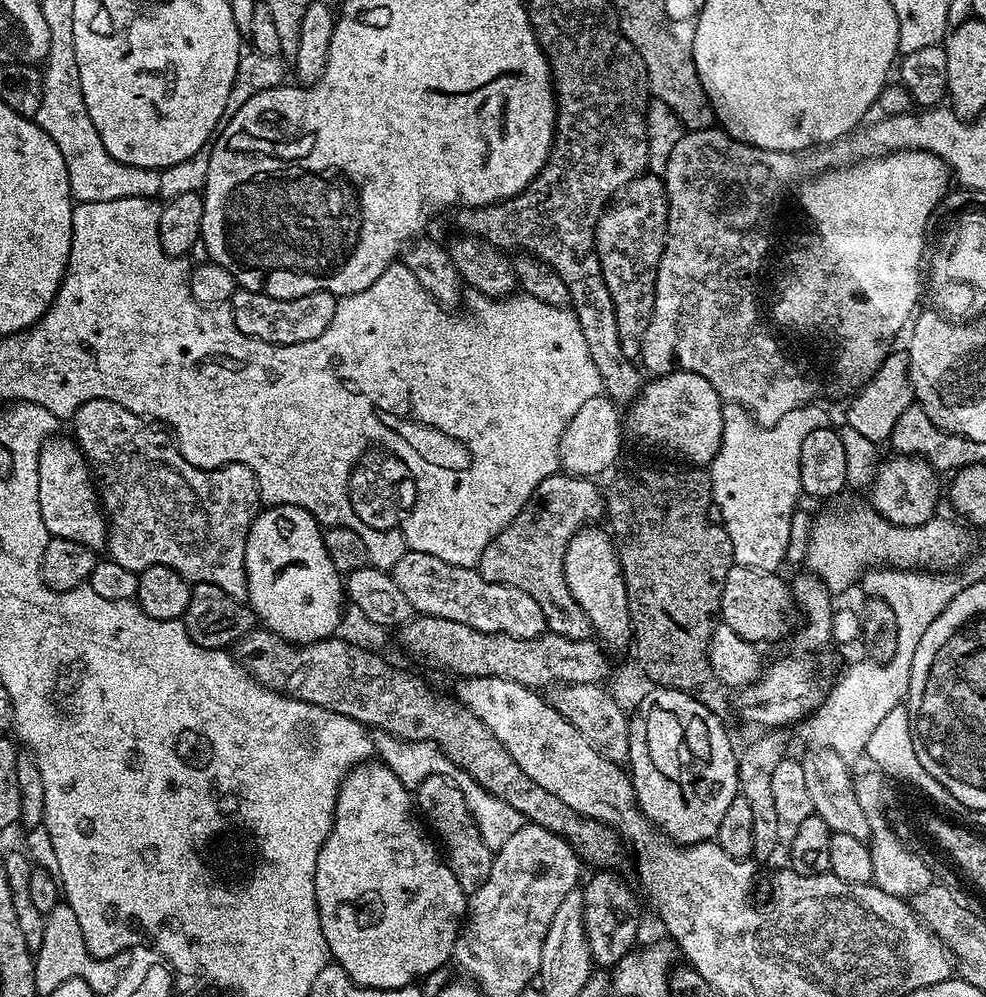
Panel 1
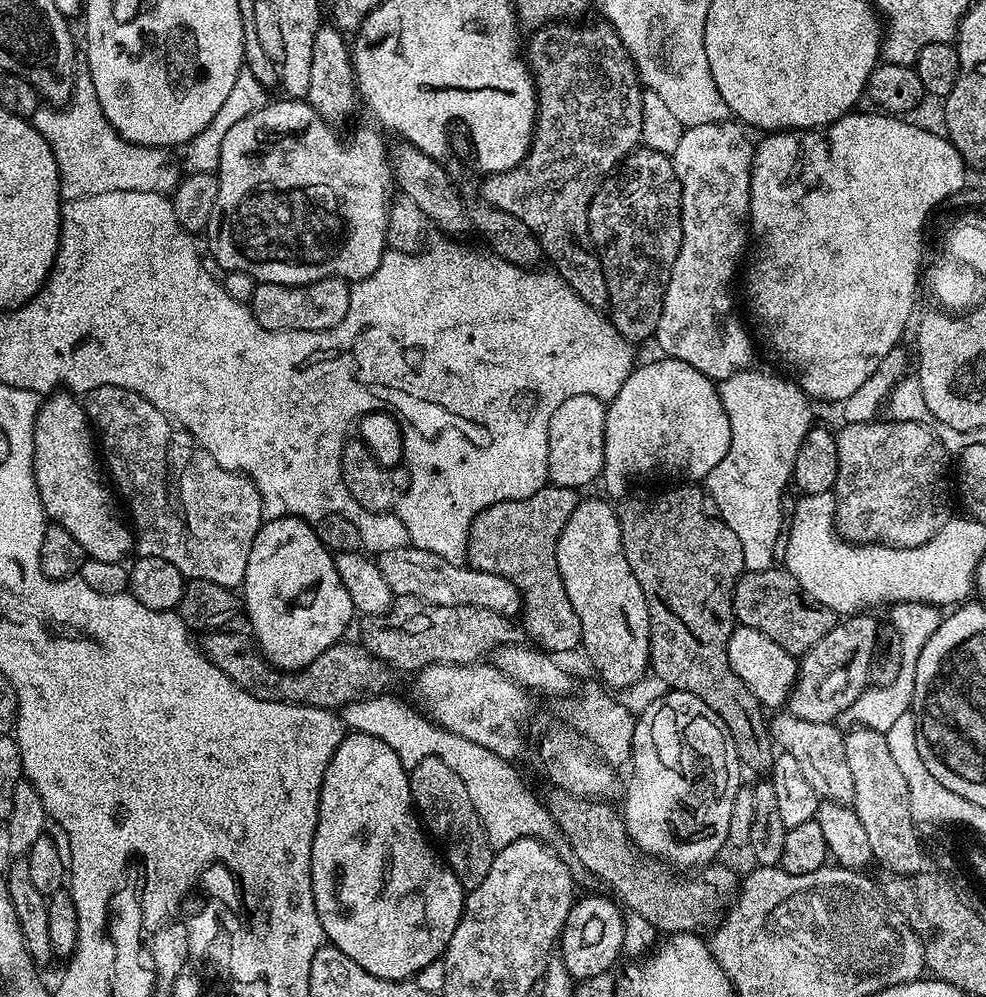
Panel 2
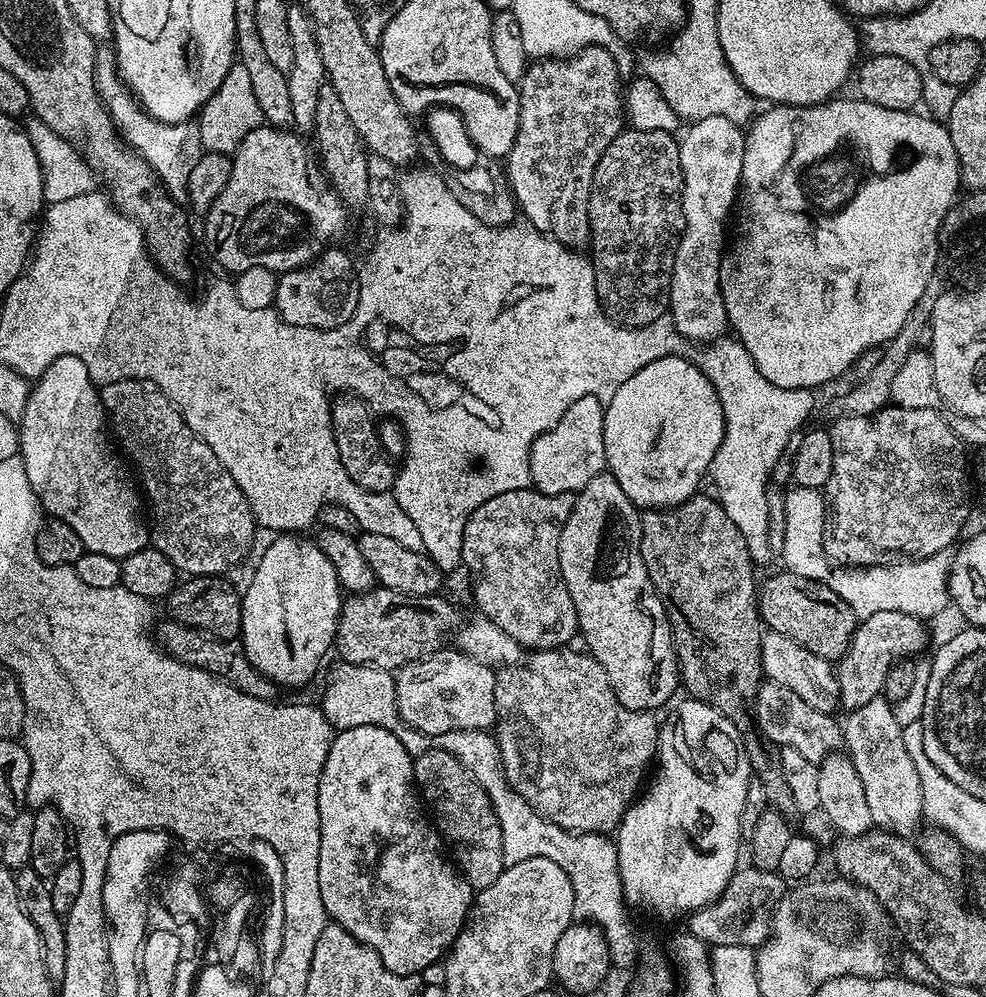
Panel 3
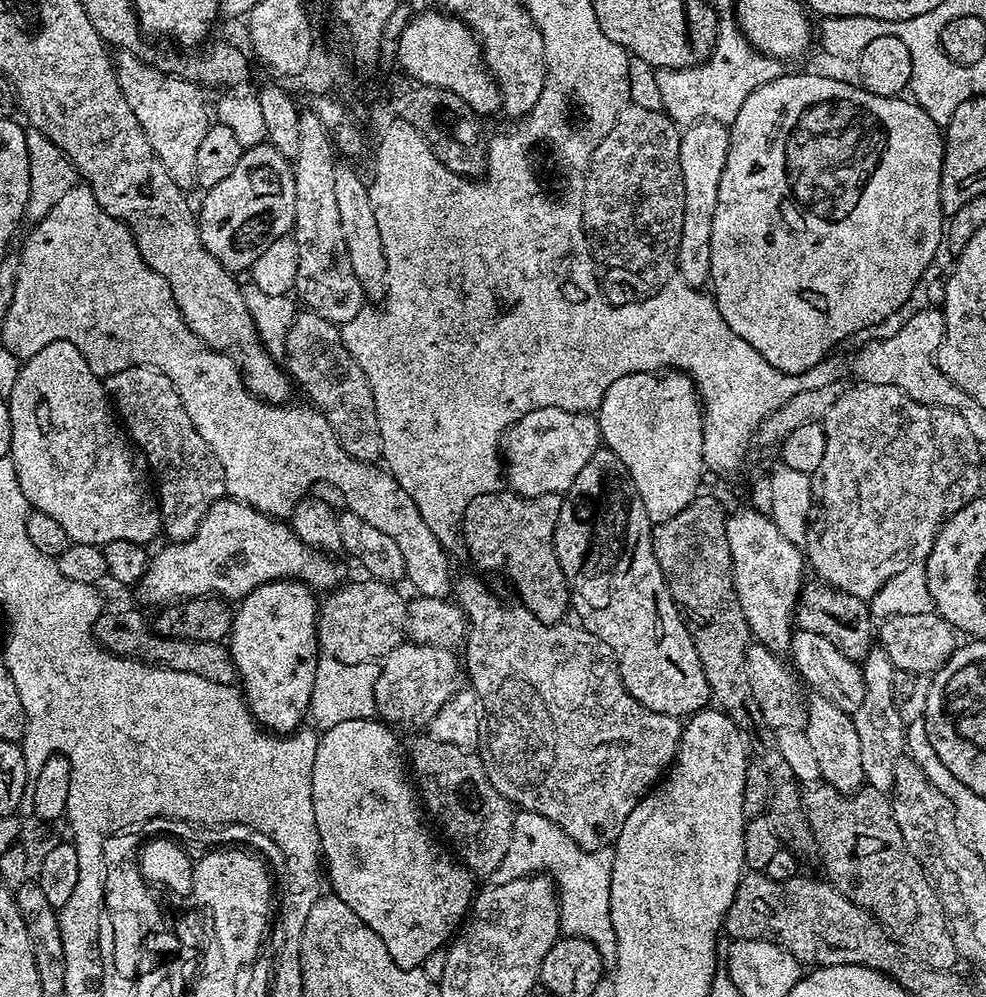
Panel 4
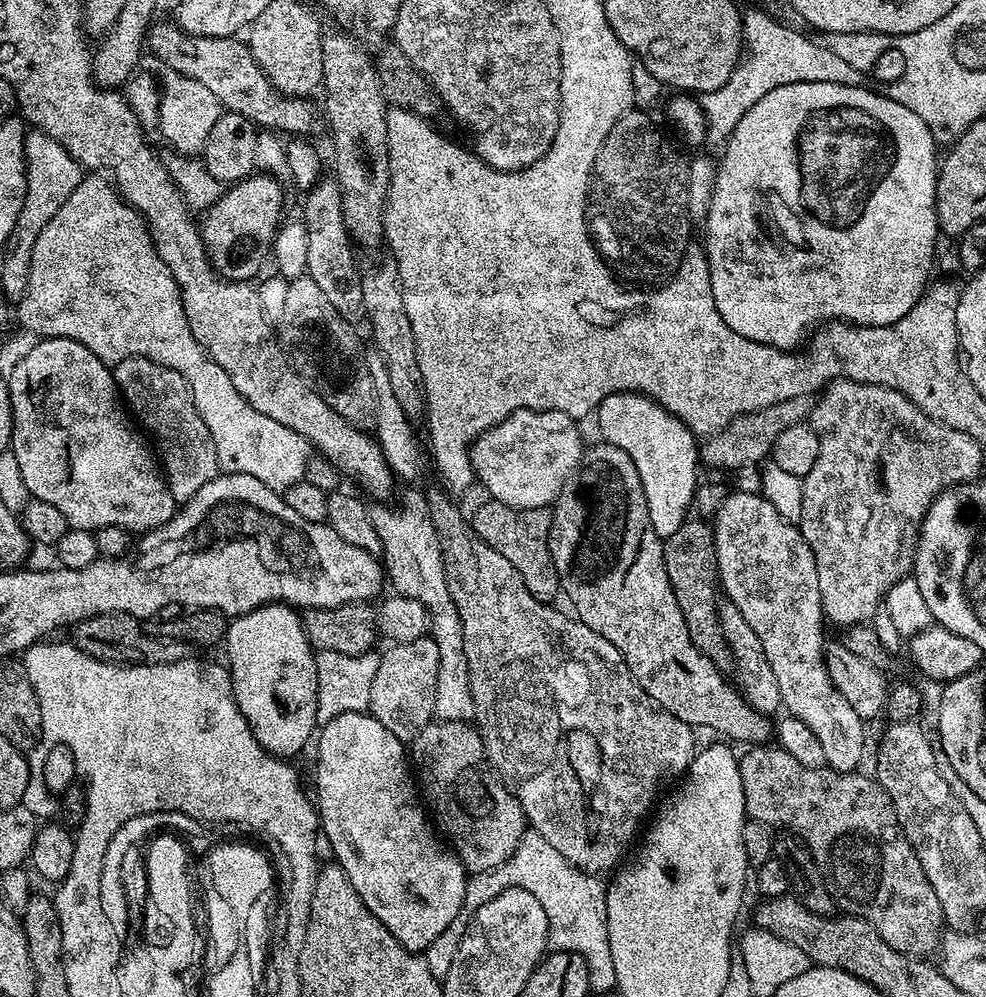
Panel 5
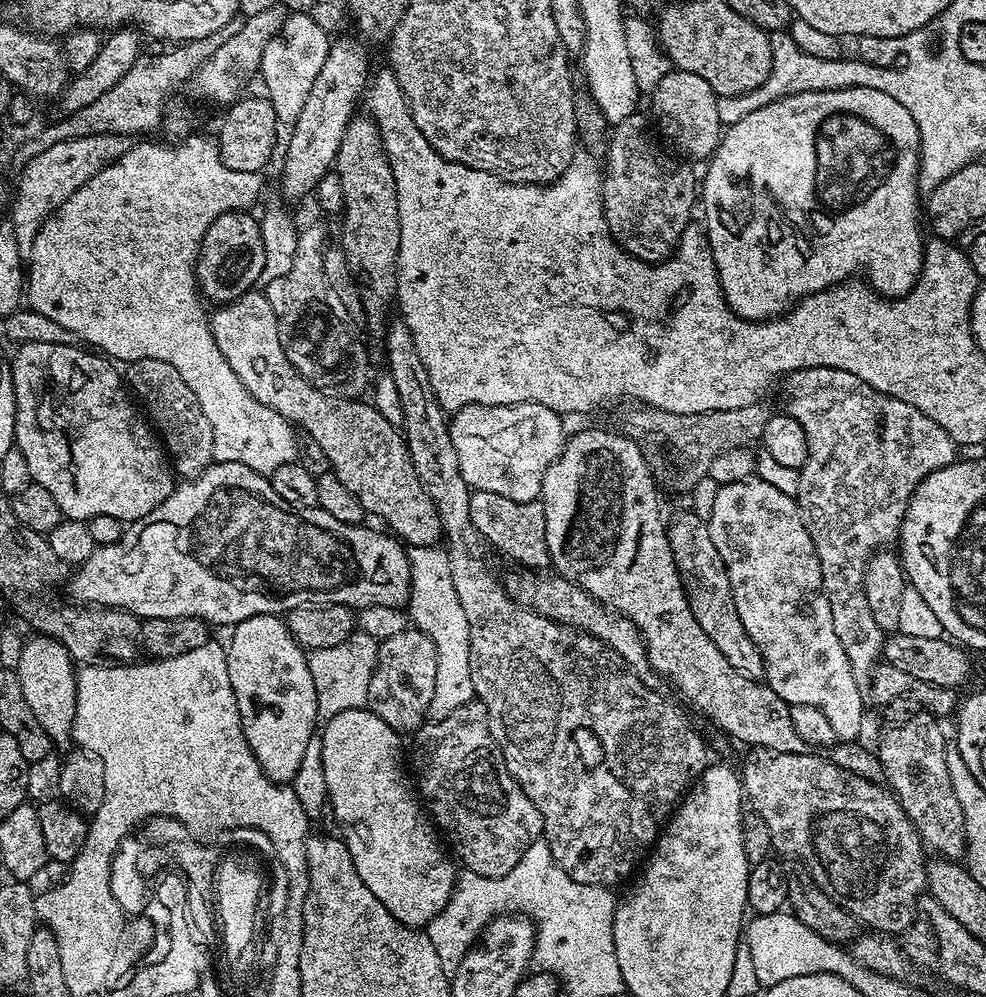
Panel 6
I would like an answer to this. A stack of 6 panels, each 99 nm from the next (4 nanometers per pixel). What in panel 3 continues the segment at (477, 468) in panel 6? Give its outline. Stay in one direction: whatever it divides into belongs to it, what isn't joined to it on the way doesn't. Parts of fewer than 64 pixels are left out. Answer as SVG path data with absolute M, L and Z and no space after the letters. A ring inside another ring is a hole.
M596 396L578 398L562 418L533 442L530 450L530 474L536 491L542 494L578 493L586 482L605 471L604 409Z

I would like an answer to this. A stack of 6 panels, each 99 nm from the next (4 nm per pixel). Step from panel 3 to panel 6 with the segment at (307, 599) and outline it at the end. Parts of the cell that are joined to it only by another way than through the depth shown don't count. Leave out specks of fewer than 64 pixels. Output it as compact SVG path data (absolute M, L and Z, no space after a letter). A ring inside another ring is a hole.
M279 615L246 618L231 629L232 637L226 640L230 686L238 702L238 714L246 742L258 758L258 766L275 784L288 784L298 773L306 746L314 738L318 728L318 698L315 694L313 675L308 665L305 649L290 634L287 623Z

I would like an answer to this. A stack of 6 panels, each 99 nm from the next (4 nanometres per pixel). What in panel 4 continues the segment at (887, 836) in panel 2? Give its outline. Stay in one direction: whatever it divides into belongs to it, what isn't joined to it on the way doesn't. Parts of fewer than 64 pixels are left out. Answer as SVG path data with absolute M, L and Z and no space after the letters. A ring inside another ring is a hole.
M874 646L869 650L868 657L862 662L862 671L864 673L864 697L862 706L858 706L858 710L851 713L852 725L854 730L858 730L858 746L862 749L862 770L867 787L876 788L879 792L888 794L894 786L896 768L906 756L906 721L898 707L898 696L896 700L898 673L883 648L879 646Z

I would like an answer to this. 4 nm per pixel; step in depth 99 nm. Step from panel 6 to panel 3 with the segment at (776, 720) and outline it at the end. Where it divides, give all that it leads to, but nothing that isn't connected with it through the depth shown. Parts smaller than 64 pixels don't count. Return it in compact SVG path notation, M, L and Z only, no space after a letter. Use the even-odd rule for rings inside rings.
M607 470L590 478L575 497L574 510L570 510L570 518L566 518L562 526L558 558L560 573L574 602L579 635L588 643L585 644L587 651L600 663L602 670L606 670L606 678L610 678L610 686L622 706L635 712L657 710L675 694L676 688L678 692L681 687L680 663L676 661L664 600L656 592L654 582L650 582L646 562L642 562L639 546L641 509L626 498L626 490L618 486Z

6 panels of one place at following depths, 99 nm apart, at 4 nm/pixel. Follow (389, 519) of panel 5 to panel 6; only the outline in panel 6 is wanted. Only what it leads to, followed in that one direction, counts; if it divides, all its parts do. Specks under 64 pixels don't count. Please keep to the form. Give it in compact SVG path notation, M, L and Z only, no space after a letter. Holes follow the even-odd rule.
M412 546L407 553L410 587L406 612L414 627L432 639L438 654L434 698L430 698L427 719L441 720L446 714L454 714L458 706L466 706L476 695L470 678L470 622L466 622L466 610L458 602L458 590L454 590L447 551L440 546Z

